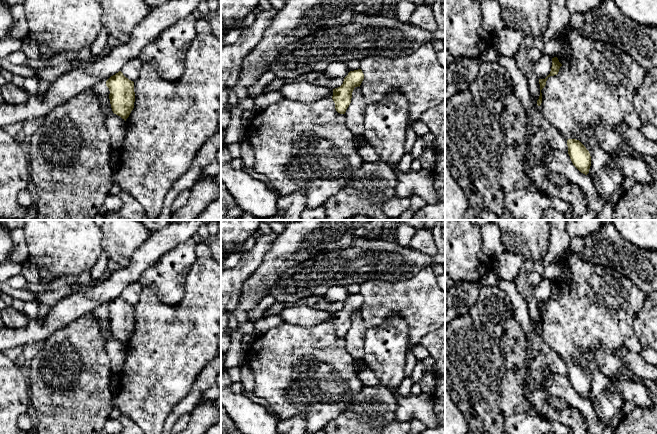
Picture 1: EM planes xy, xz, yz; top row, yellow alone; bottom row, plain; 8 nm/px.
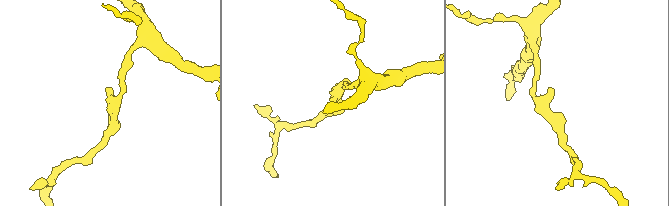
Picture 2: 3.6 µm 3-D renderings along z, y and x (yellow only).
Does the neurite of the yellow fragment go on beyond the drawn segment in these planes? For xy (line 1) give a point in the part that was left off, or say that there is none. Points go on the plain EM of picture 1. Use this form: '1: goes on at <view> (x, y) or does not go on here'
1: does not go on here

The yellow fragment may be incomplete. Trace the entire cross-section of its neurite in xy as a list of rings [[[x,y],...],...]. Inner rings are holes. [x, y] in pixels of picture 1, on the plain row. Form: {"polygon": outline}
{"polygon": [[[119,295],[106,305],[106,310],[110,315],[109,323],[113,337],[126,345],[134,332],[134,306]]]}

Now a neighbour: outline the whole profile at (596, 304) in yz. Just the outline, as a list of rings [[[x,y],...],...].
[[[571,252],[560,259],[560,271],[557,282],[562,290],[541,314],[540,336],[566,364],[576,363],[585,370],[593,361],[610,380],[618,373],[637,378],[614,351],[625,348],[625,339],[635,336],[633,323],[645,304],[646,293],[620,272],[588,263]]]

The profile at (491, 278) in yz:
[[[493,269],[491,271],[489,271],[486,275],[484,275],[480,279],[479,282],[480,282],[481,287],[486,286],[486,285],[498,286],[499,276],[498,276],[496,270]]]

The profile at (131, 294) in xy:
[[[134,282],[124,288],[120,295],[126,302],[135,306],[140,299],[141,292],[142,287],[140,286],[140,284],[138,282]]]

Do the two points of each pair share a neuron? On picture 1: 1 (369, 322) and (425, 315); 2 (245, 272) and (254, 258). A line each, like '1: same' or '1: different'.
1: same
2: same

